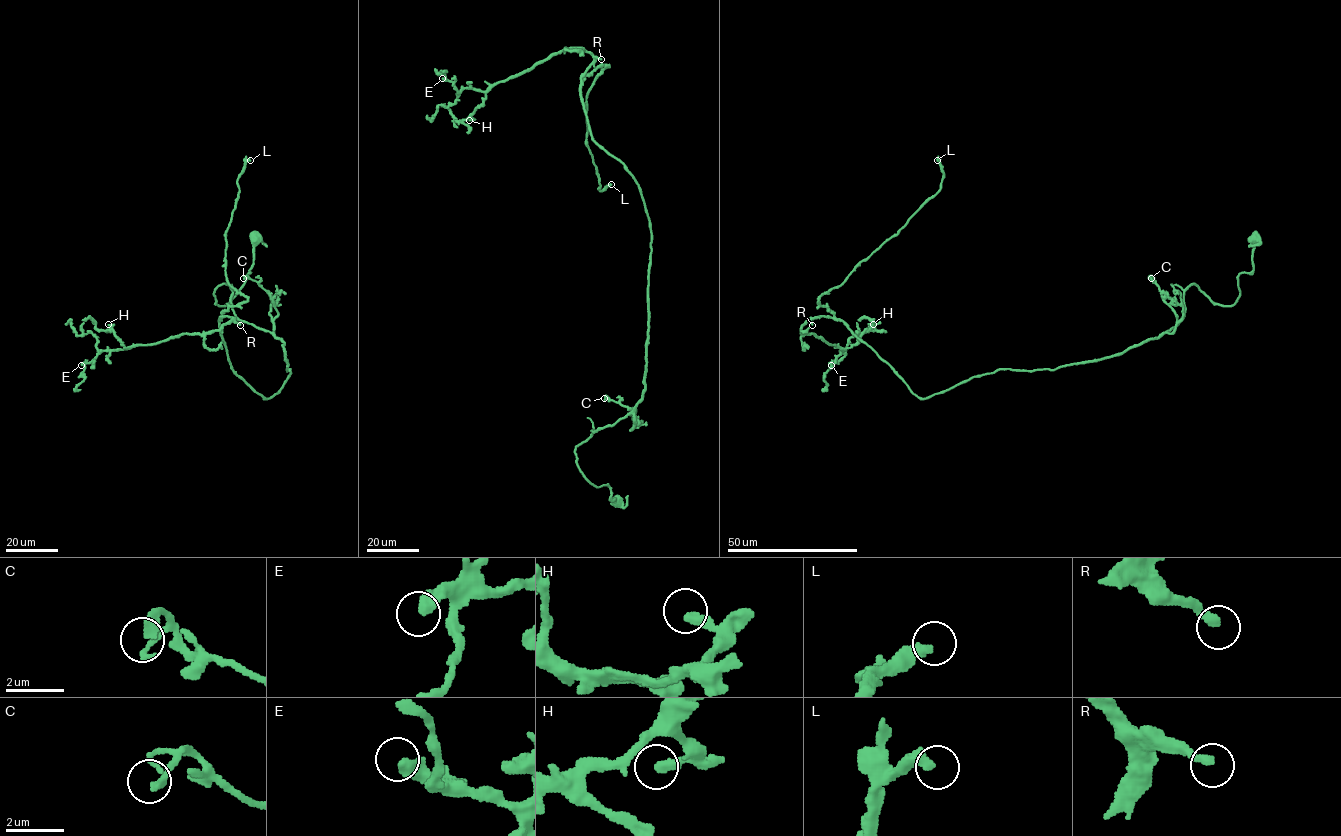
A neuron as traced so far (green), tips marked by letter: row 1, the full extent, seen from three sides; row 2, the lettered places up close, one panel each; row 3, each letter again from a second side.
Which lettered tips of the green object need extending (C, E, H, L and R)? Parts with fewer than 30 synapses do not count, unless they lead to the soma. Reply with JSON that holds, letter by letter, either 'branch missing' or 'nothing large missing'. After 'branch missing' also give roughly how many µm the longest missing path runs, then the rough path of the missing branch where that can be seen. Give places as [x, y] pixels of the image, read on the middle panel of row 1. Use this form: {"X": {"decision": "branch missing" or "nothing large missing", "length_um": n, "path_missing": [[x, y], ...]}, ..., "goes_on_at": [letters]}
{"C": {"decision": "nothing large missing"}, "E": {"decision": "nothing large missing"}, "H": {"decision": "nothing large missing"}, "L": {"decision": "branch missing", "length_um": 15, "path_missing": [[611, 184], [613, 178], [609, 186], [604, 184], [606, 174]]}, "R": {"decision": "nothing large missing"}, "goes_on_at": ["L"]}

